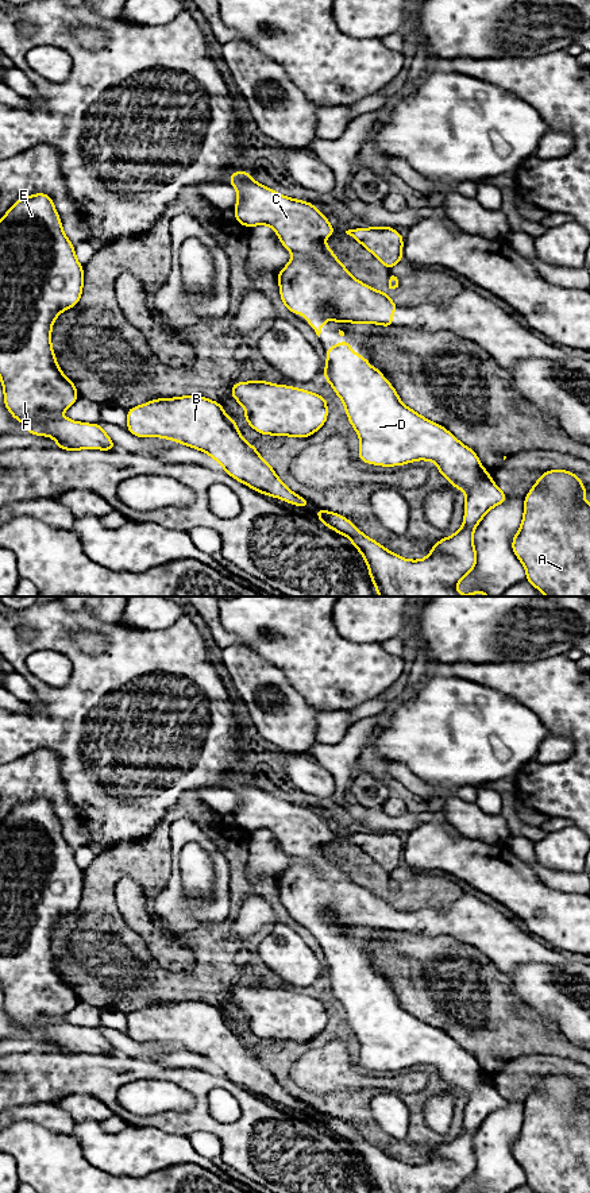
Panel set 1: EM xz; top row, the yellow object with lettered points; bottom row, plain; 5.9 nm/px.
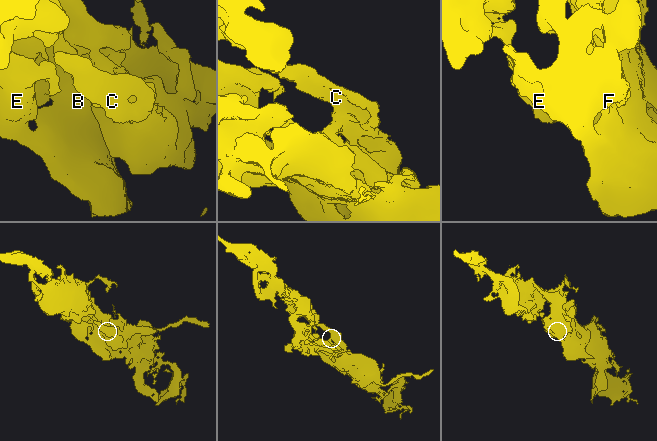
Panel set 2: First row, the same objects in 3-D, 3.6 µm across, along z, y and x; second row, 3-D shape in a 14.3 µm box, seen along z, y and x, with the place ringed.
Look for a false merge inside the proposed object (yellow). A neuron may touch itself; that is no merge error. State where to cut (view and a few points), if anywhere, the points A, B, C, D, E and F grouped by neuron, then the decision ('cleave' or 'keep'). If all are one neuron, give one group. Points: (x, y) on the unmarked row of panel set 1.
no cut | A B C D E F | keep

